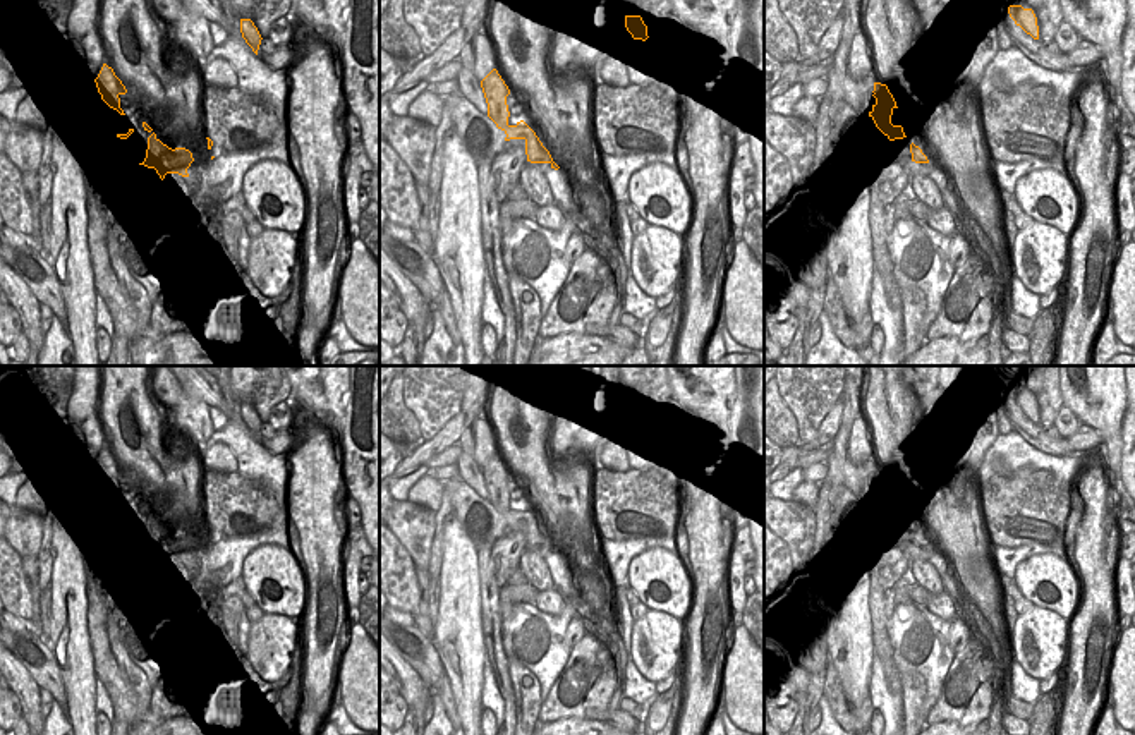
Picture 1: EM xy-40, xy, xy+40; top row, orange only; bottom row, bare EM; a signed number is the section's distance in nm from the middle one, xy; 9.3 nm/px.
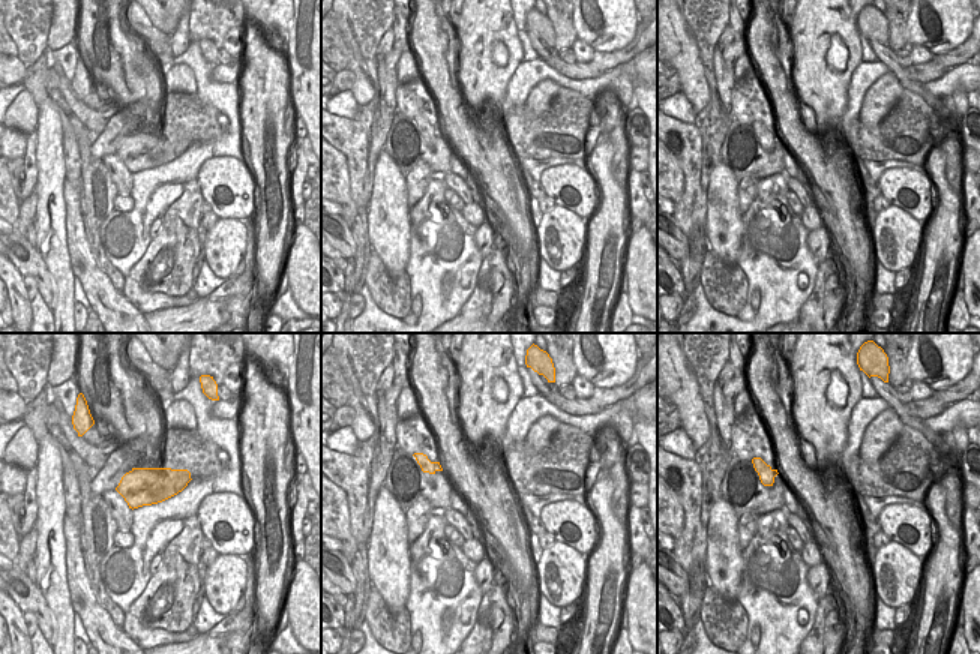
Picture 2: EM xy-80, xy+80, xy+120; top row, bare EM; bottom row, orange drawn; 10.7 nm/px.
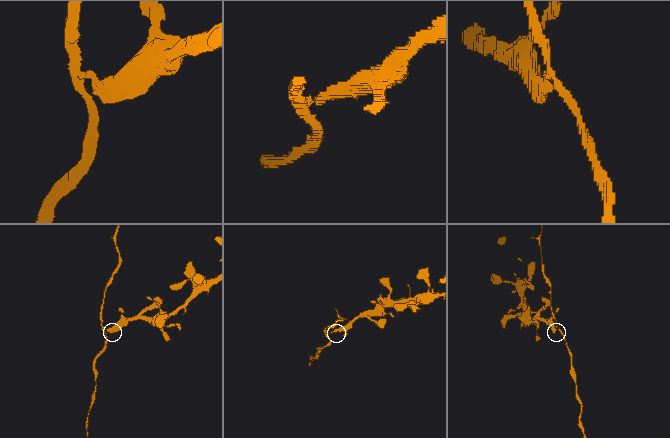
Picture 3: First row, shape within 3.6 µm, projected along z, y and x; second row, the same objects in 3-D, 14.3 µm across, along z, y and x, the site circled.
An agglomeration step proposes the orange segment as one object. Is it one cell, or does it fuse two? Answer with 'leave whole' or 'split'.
split

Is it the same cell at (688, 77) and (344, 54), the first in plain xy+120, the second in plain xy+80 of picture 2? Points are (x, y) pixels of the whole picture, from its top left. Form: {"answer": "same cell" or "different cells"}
{"answer": "different cells"}

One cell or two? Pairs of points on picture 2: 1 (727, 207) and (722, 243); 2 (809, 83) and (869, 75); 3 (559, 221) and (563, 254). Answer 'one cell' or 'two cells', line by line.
1: one cell
2: two cells
3: one cell

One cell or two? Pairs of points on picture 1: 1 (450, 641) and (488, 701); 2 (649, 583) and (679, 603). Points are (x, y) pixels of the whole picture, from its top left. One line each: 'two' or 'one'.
1: two
2: one

